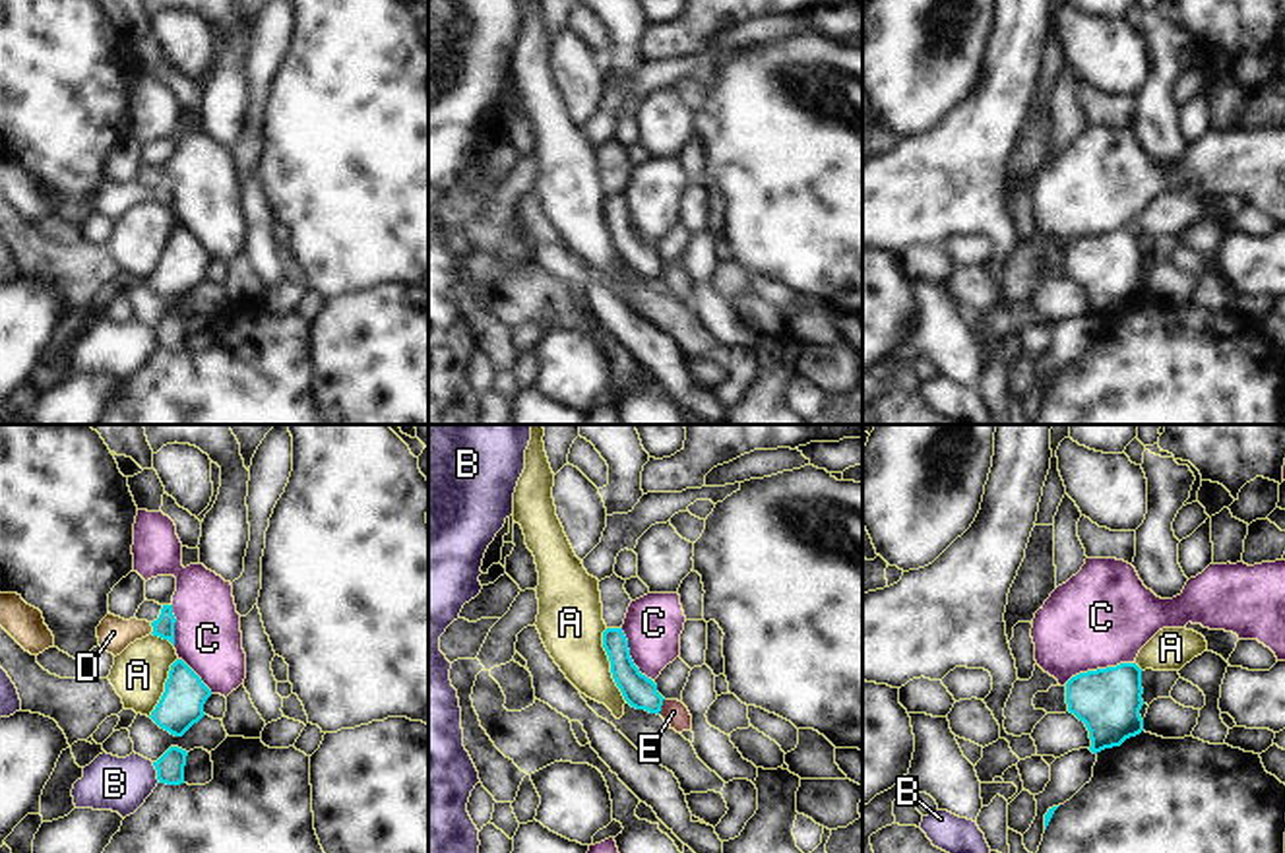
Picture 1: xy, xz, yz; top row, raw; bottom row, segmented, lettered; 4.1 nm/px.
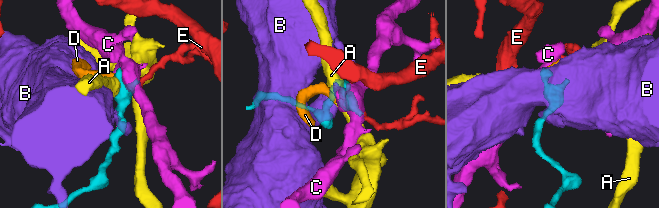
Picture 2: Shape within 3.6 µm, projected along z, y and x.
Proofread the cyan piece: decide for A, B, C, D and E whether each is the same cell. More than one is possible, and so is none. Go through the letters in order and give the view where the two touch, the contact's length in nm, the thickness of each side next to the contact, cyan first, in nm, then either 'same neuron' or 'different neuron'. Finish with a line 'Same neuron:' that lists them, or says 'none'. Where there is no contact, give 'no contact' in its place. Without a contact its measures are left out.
A: contact in xz; length 320 nm; calibres 140 and 280 nm; different neuron
B: contact in xy; length 90 nm; calibres 110 and 220 nm; different neuron
C: contact in yz; length 320 nm; calibres 280 and 420 nm; different neuron
D: contact in xy; length 50 nm; calibres 90 and 150 nm; same neuron
E: contact in xz; length 80 nm; calibres 140 and 100 nm; different neuron
Same neuron: D

